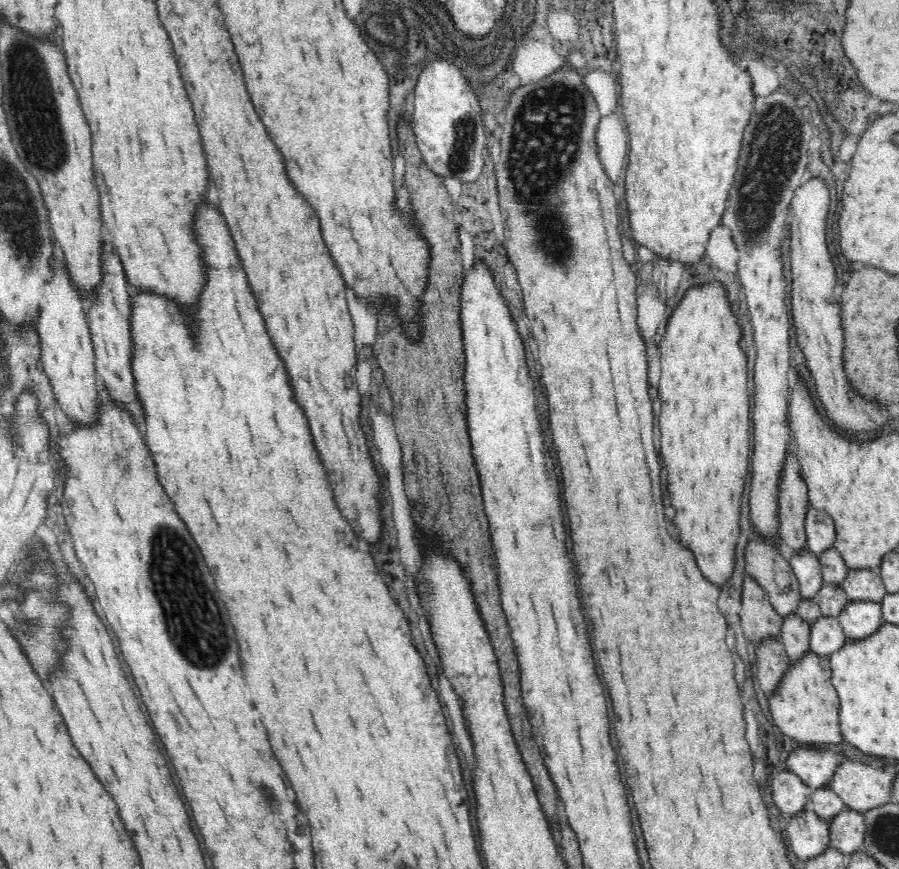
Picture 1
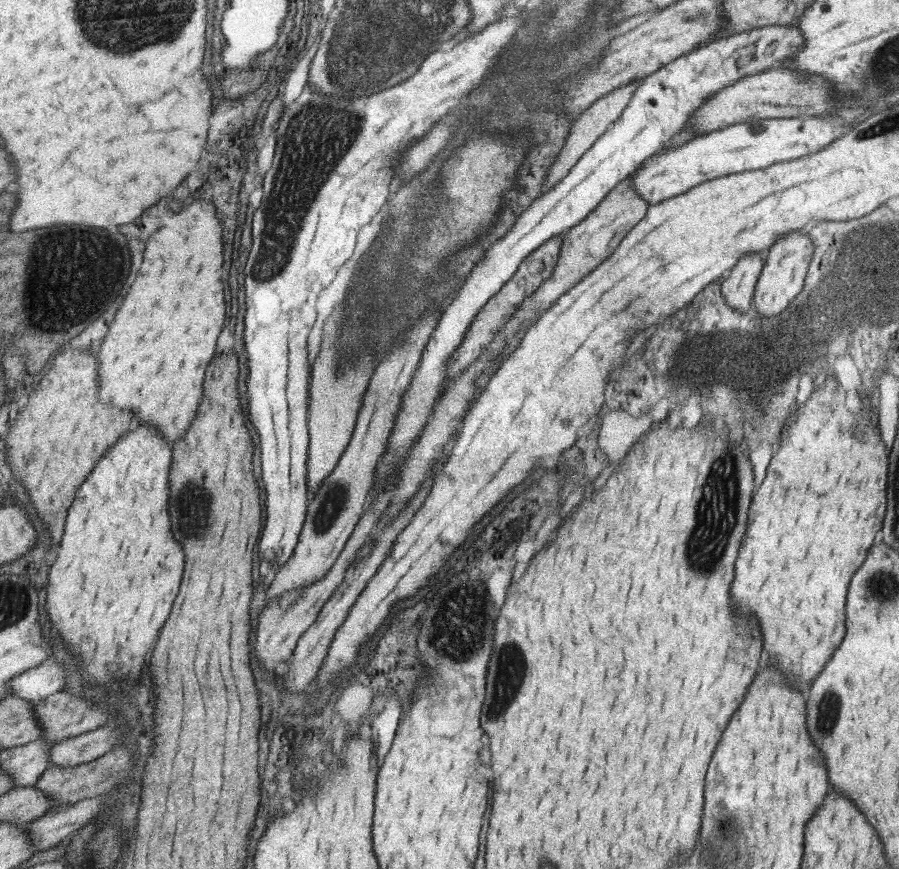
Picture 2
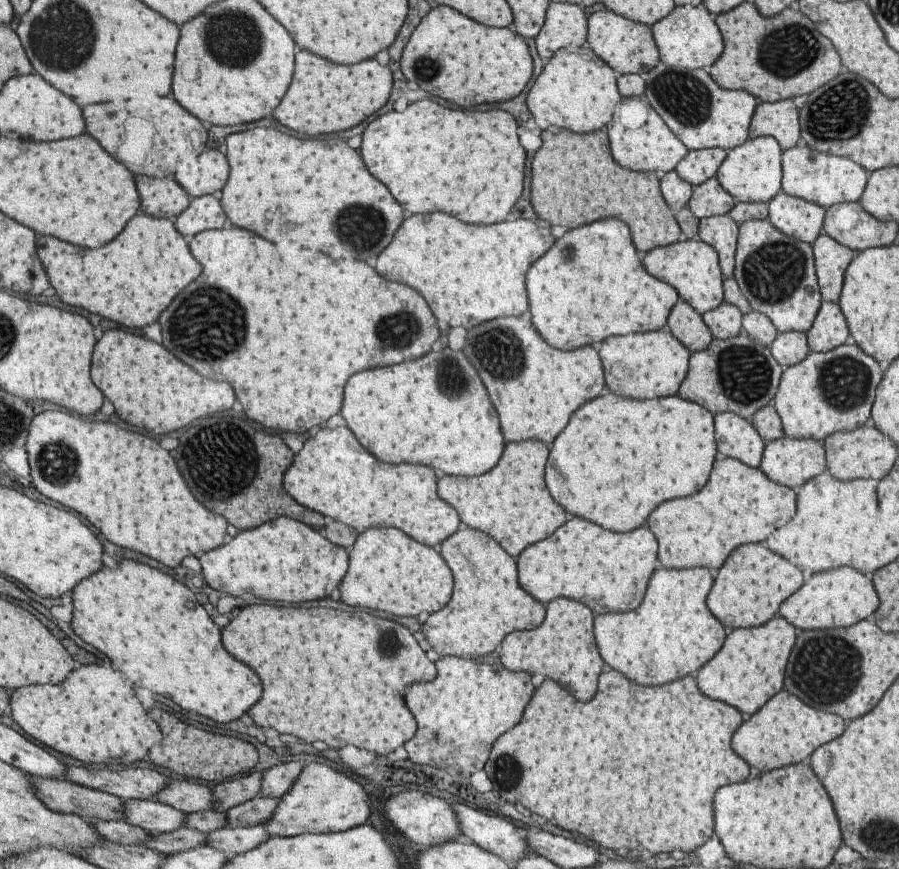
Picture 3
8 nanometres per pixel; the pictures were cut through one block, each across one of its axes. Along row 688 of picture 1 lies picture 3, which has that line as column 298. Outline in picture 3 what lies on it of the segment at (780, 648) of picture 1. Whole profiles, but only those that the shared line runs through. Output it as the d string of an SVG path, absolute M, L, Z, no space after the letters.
M280 763L261 772L258 794L263 798L278 798L290 787L305 763Z

